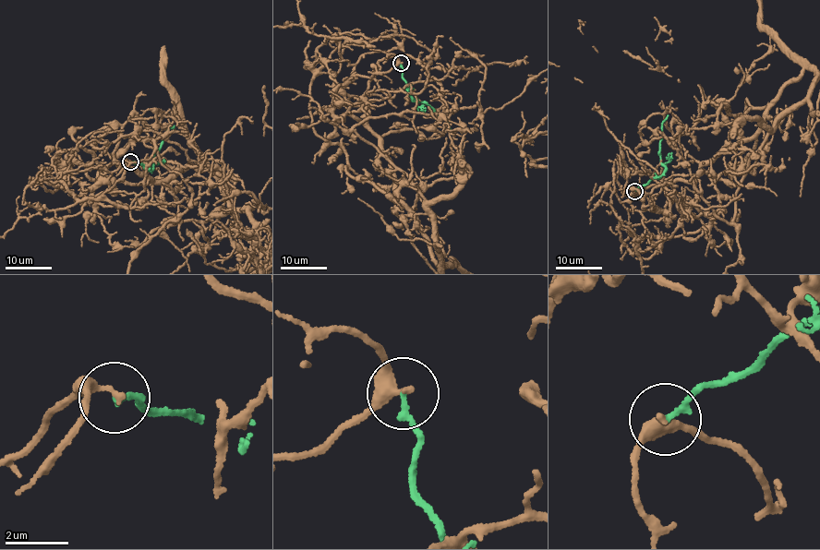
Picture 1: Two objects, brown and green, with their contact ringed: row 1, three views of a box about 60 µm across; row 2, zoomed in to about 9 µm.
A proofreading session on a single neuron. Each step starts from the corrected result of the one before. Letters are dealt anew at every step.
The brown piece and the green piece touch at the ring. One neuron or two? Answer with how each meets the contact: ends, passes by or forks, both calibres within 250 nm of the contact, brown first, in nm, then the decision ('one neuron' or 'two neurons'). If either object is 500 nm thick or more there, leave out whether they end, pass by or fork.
brown ends; green ends; calibres 280 and 190 nm; two neurons

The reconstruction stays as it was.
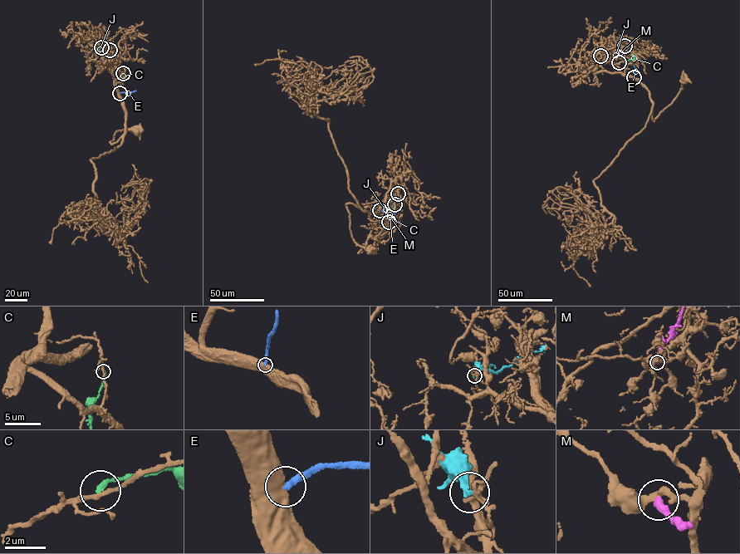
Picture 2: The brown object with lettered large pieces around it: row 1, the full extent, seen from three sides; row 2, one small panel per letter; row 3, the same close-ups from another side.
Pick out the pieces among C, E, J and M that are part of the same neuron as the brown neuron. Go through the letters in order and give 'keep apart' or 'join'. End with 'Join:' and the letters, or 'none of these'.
C: keep apart
E: keep apart
J: keep apart
M: keep apart
Join: none of these

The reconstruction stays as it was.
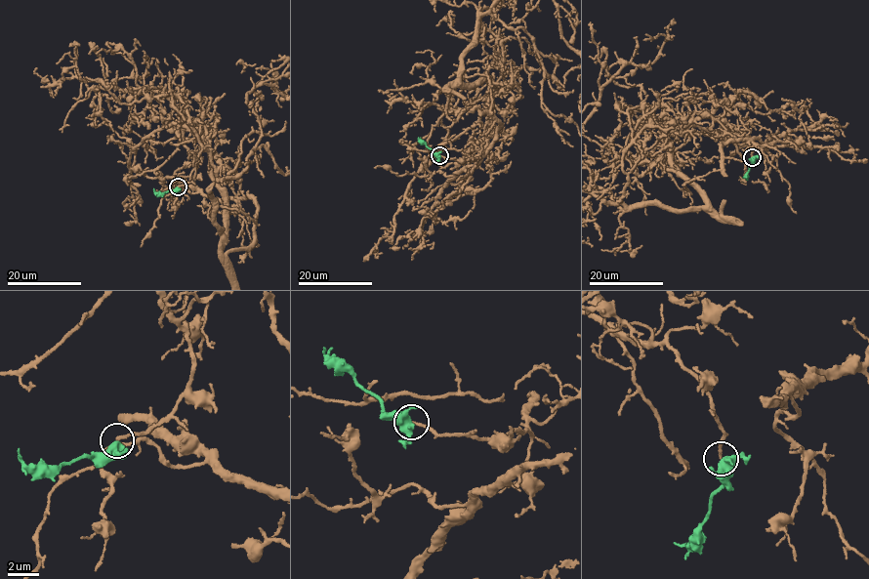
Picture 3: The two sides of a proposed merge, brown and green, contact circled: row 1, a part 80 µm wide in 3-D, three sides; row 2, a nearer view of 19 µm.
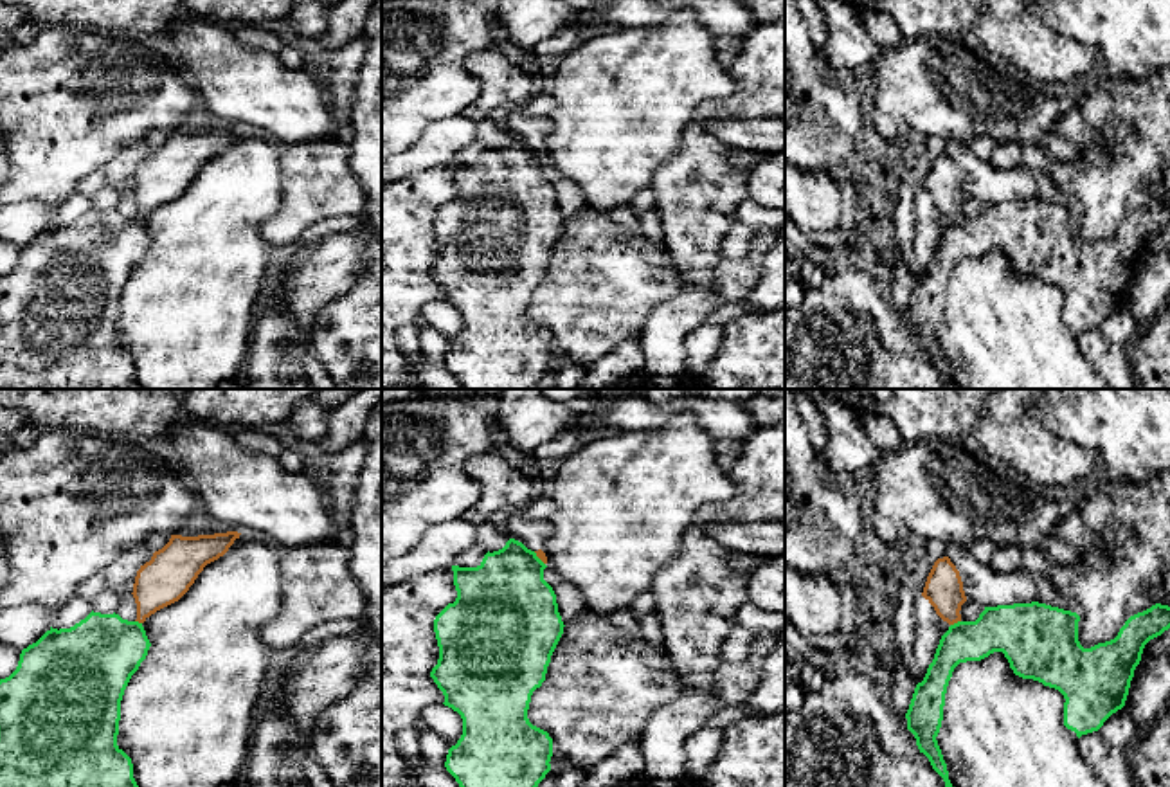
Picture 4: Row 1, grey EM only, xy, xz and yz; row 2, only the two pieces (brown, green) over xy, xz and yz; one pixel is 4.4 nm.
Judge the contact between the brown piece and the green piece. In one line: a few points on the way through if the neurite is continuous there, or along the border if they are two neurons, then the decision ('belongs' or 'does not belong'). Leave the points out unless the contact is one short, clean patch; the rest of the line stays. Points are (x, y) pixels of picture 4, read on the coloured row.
border yz (960, 620), (951, 625); does not belong

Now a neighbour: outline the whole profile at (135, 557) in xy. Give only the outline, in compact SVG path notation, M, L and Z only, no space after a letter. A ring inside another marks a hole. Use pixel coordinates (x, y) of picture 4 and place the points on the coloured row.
M135 546L124 551L117 560L108 564L103 573L106 578L106 589L117 594L131 594L137 571L149 562L153 551L146 546Z

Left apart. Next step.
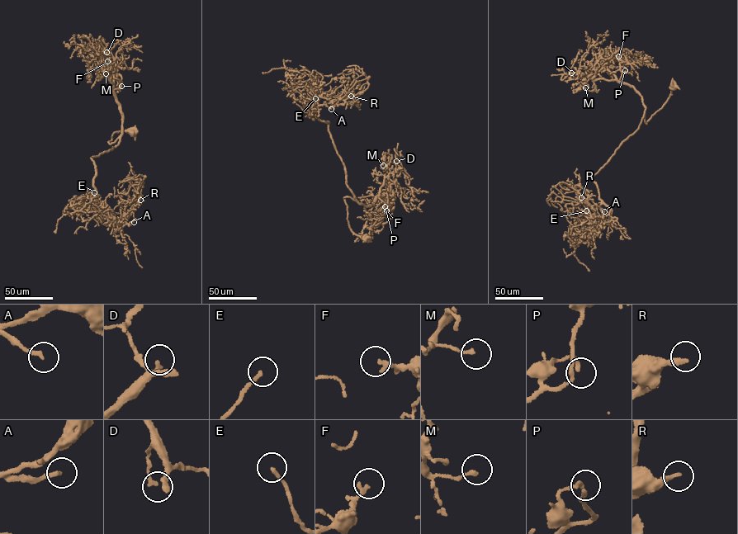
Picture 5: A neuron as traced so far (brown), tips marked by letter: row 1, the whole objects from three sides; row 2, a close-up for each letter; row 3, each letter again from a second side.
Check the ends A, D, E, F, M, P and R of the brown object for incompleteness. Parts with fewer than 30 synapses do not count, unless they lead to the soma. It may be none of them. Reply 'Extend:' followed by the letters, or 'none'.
Extend: A, E

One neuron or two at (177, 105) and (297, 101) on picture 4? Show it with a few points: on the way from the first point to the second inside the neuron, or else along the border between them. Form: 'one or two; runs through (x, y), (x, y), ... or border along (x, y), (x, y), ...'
two; border along (191, 87), (200, 99)

